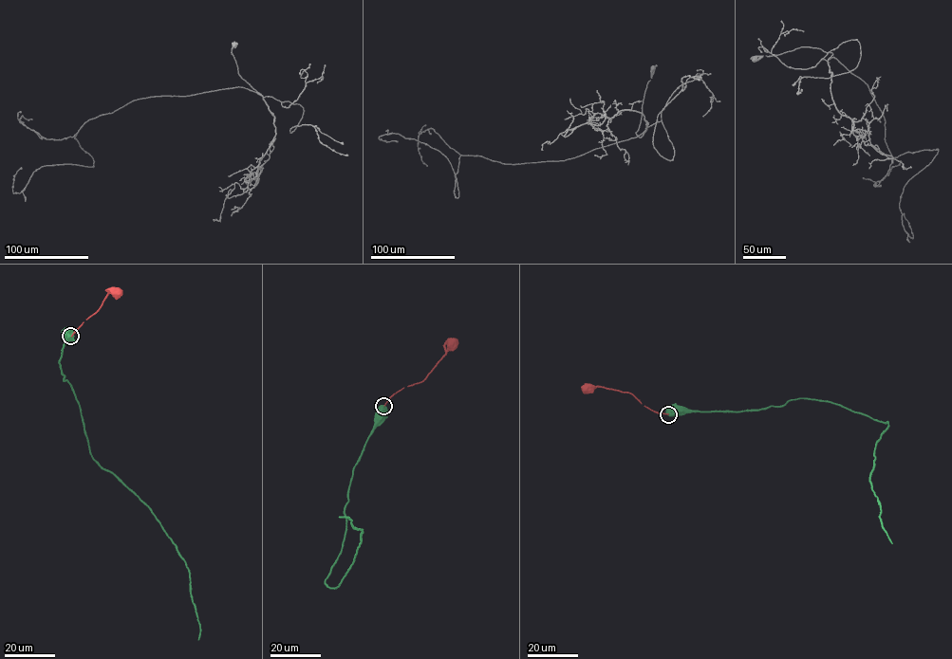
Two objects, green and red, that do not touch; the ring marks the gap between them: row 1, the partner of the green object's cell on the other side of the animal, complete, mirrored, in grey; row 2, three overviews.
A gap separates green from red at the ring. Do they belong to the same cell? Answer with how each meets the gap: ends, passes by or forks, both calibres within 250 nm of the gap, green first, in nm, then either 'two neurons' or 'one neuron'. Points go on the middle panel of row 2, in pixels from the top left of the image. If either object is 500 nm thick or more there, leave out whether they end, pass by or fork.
green passes by | red ends | 480/180 nm | two neurons

